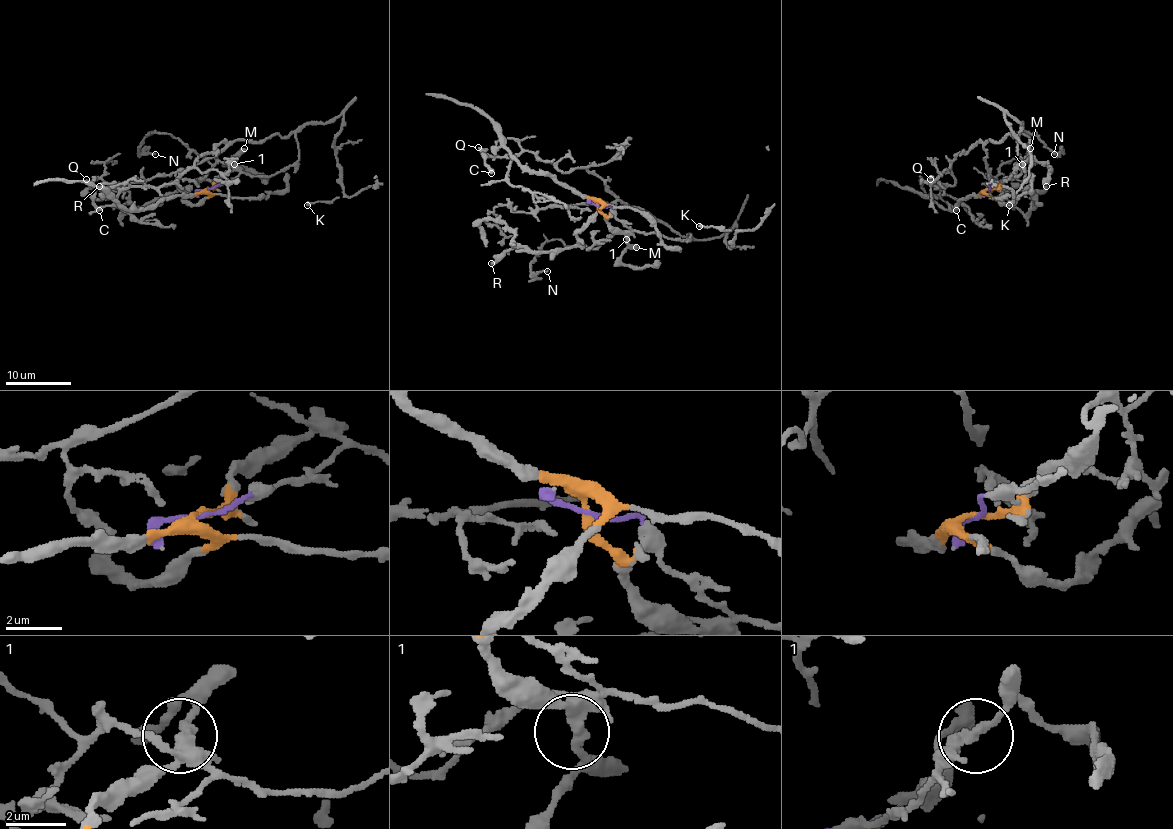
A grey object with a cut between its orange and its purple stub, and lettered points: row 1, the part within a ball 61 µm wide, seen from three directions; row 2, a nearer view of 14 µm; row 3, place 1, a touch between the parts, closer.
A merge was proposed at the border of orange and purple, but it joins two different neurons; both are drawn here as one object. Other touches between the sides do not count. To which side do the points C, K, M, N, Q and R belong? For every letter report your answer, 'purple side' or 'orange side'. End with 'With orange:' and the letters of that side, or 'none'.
C: purple side
K: purple side
M: orange side
N: purple side
Q: purple side
R: orange side
With orange: M, R

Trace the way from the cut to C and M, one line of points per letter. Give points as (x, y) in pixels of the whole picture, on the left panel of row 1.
C: (205, 189), (284, 171), (299, 159), (297, 138), (222, 141), (166, 186), (102, 184), (100, 210)
M: (205, 189), (231, 169), (245, 148)

